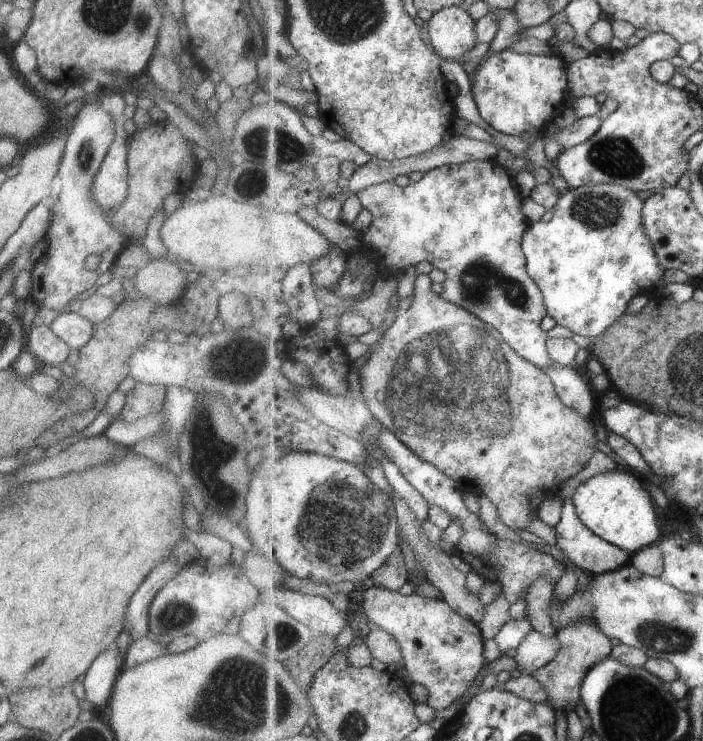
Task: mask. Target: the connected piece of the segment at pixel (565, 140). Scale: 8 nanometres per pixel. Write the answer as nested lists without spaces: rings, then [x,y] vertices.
[[[598,115],[577,118],[567,127],[558,127],[556,124],[549,124],[544,130],[543,136],[555,136],[555,140],[561,144],[562,150],[571,150],[586,140],[593,138],[604,120]]]

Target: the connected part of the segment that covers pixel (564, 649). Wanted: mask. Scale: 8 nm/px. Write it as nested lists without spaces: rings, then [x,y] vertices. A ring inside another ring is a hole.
[[[583,618],[579,622],[571,622],[565,630],[556,633],[556,636],[561,642],[559,654],[555,656],[555,660],[552,660],[543,668],[535,670],[531,676],[535,680],[539,680],[539,684],[543,684],[547,689],[549,706],[553,706],[555,712],[562,712],[564,717],[566,717],[569,704],[575,702],[575,708],[577,708],[579,703],[582,702],[581,688],[583,688],[583,680],[585,680],[587,672],[597,662],[601,662],[603,658],[610,657],[616,642],[611,640],[607,634],[603,634],[603,630],[591,618]]]

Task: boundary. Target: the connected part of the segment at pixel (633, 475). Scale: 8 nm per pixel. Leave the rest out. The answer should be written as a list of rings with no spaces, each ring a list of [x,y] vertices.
[[[616,467],[585,480],[573,494],[573,502],[583,524],[601,538],[631,554],[657,544],[662,537],[655,502],[642,481],[636,472]]]

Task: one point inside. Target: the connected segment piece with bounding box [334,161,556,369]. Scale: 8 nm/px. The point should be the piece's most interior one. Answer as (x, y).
(467, 220)

